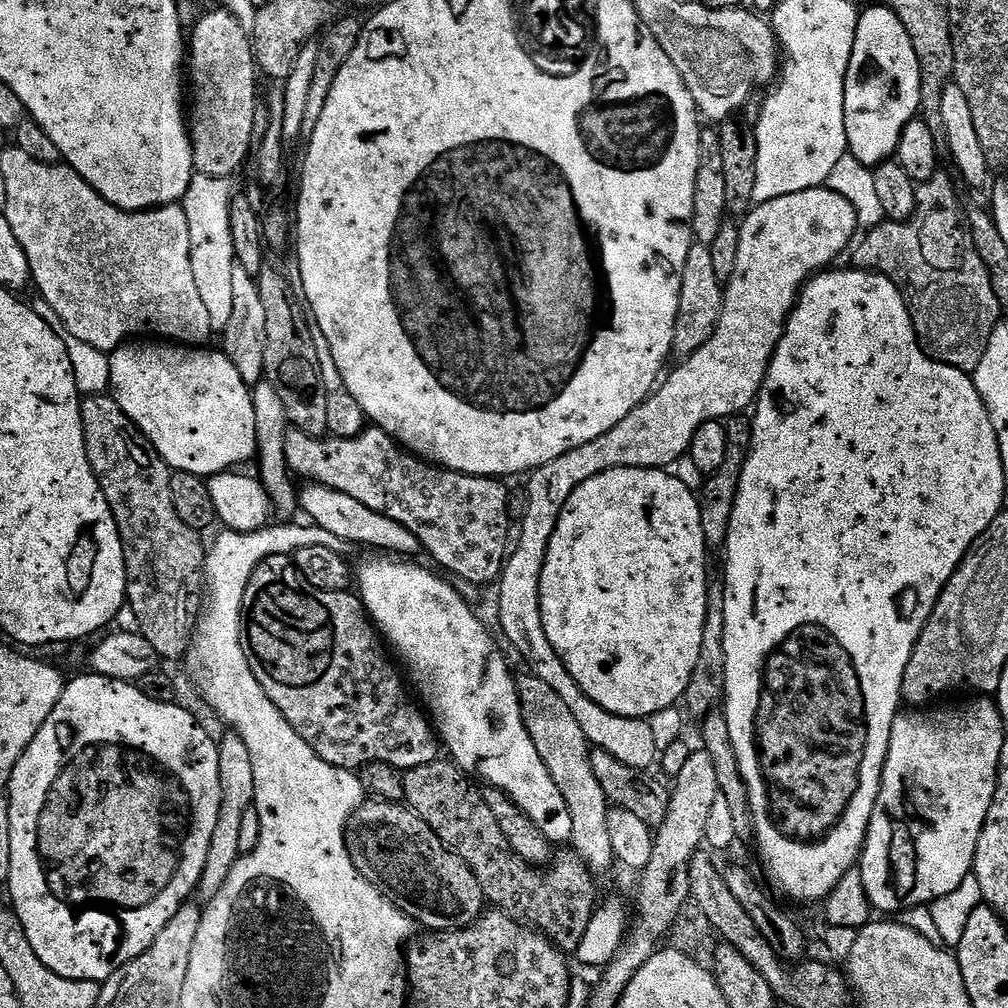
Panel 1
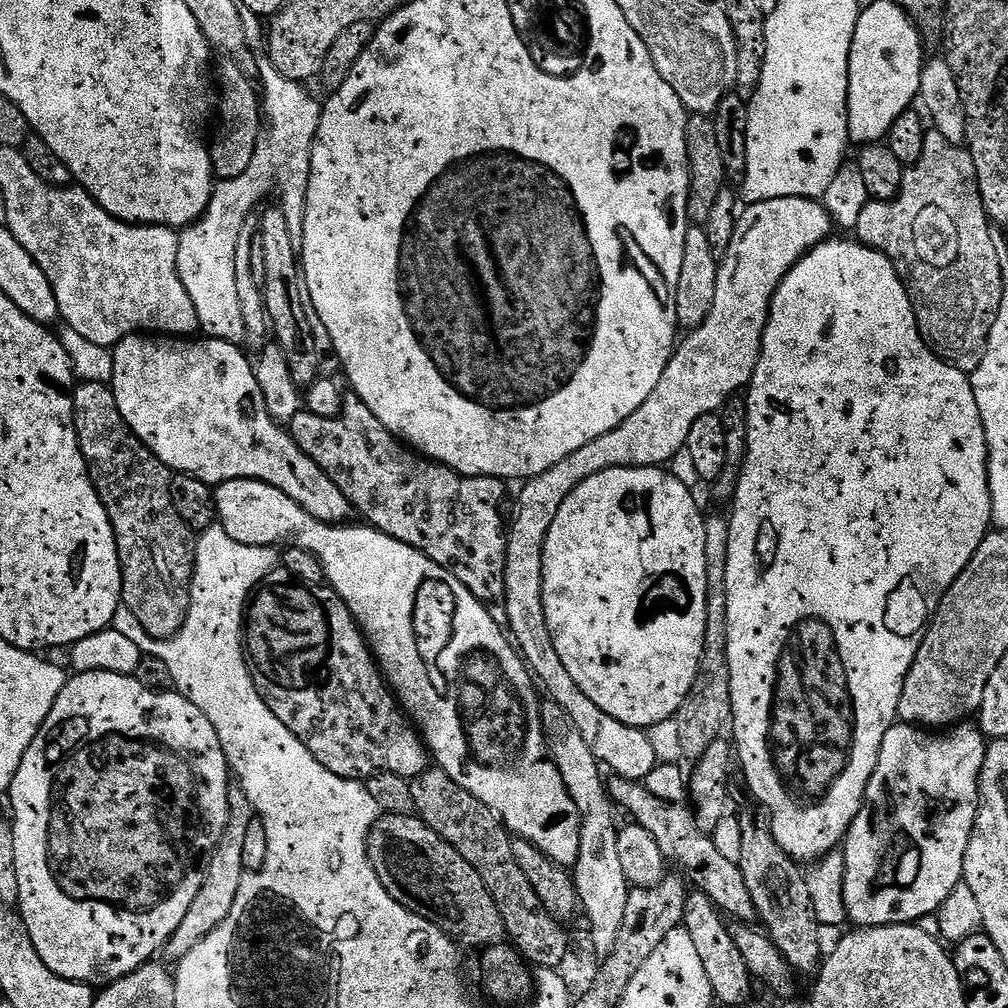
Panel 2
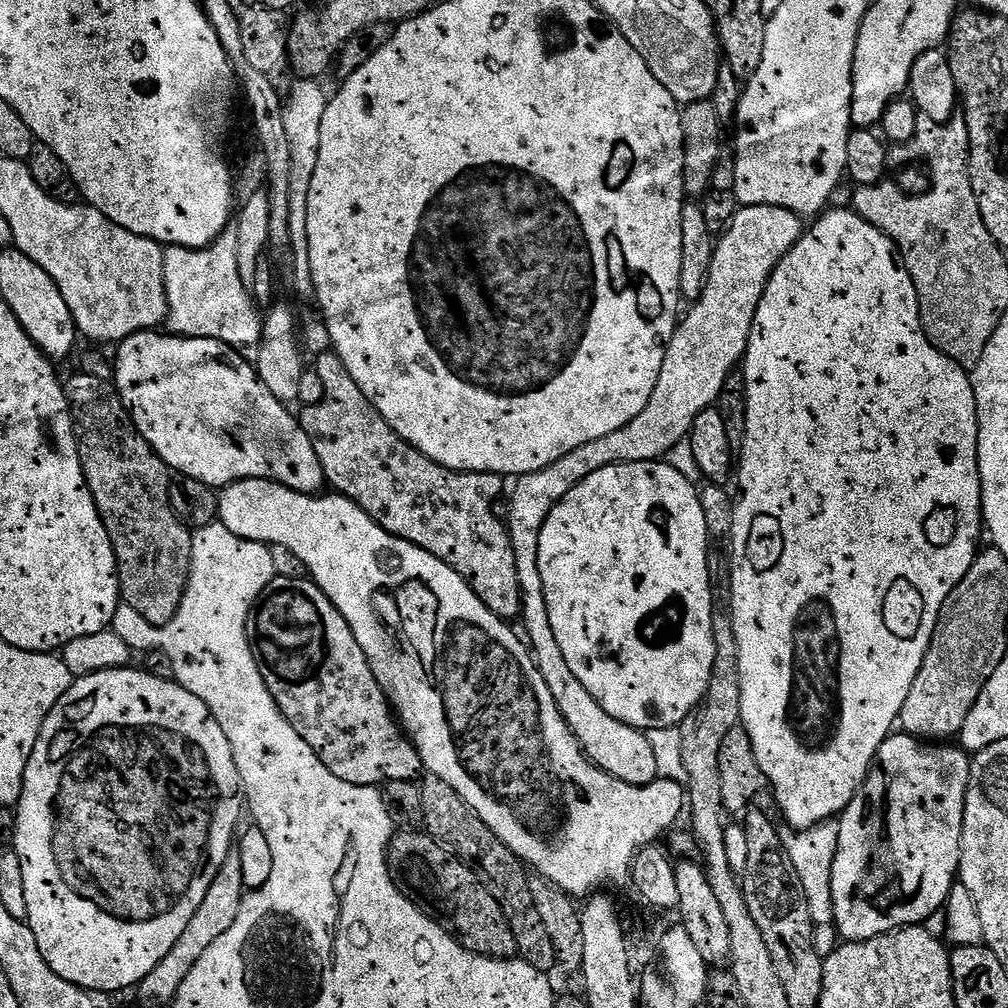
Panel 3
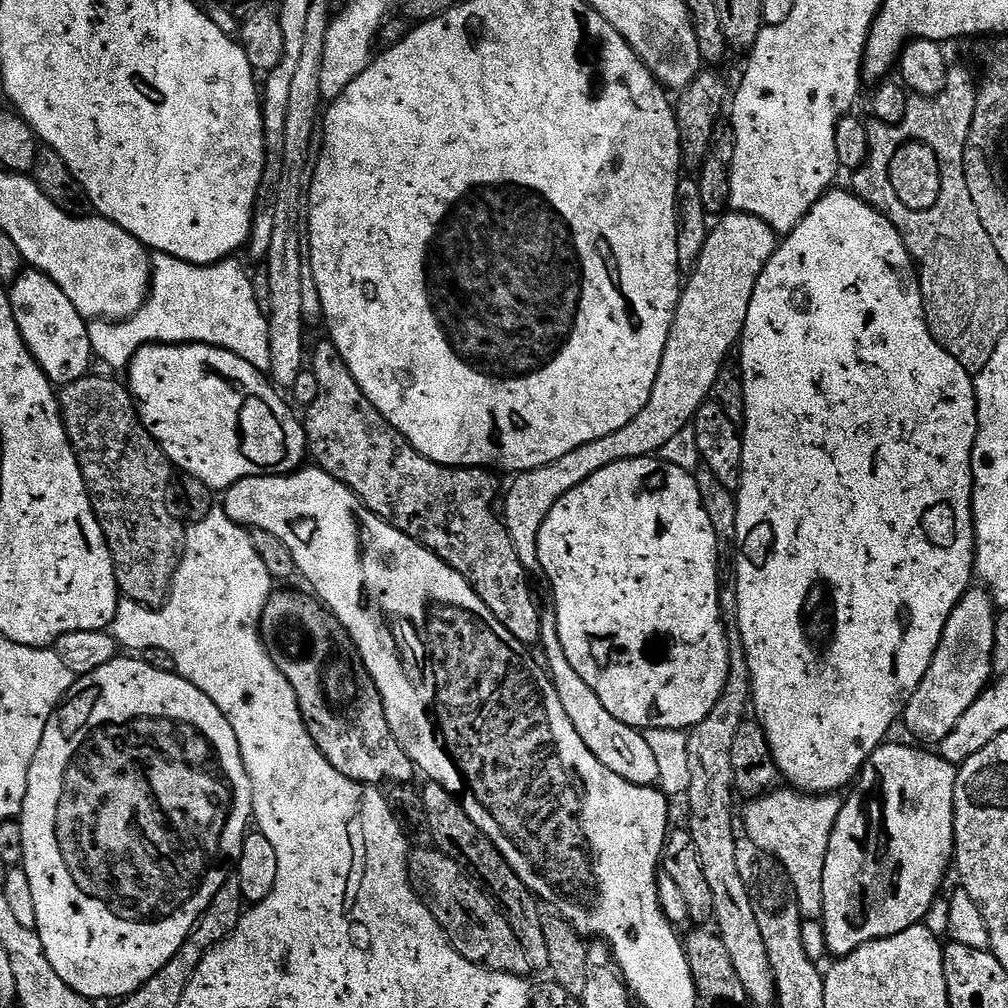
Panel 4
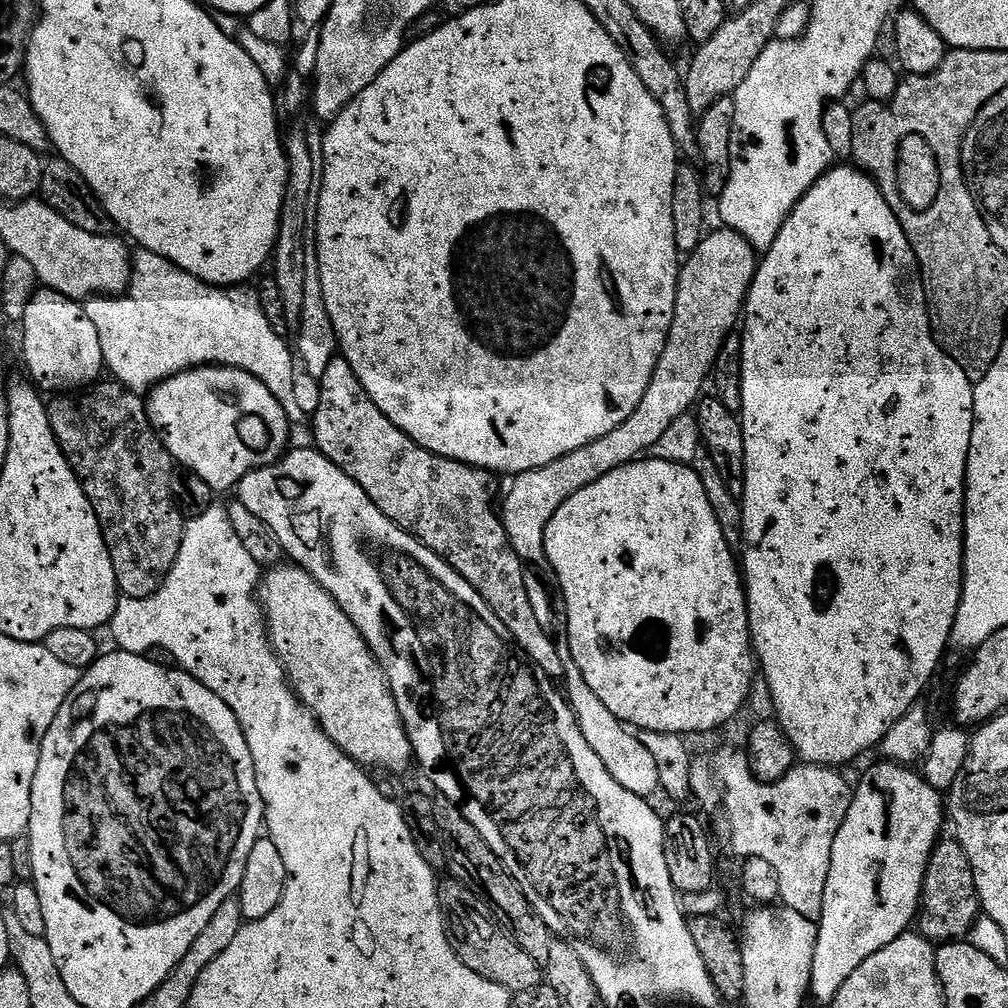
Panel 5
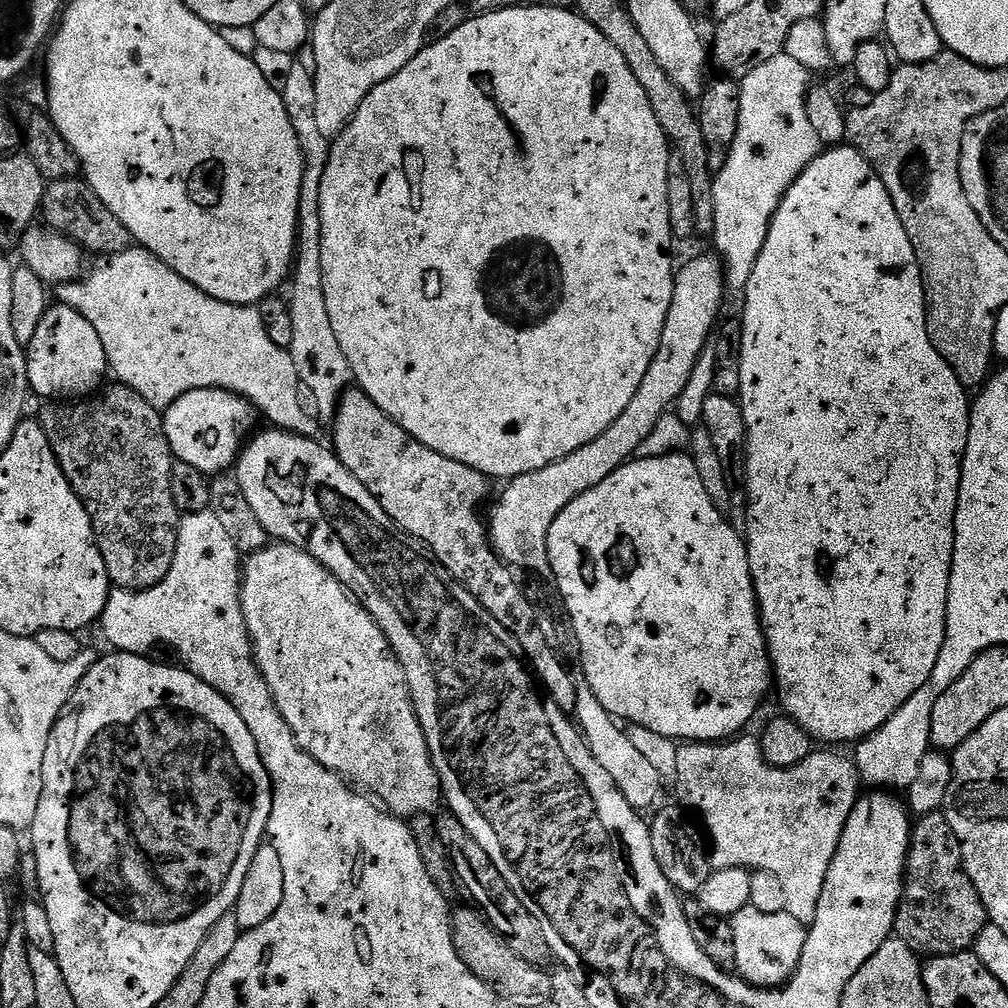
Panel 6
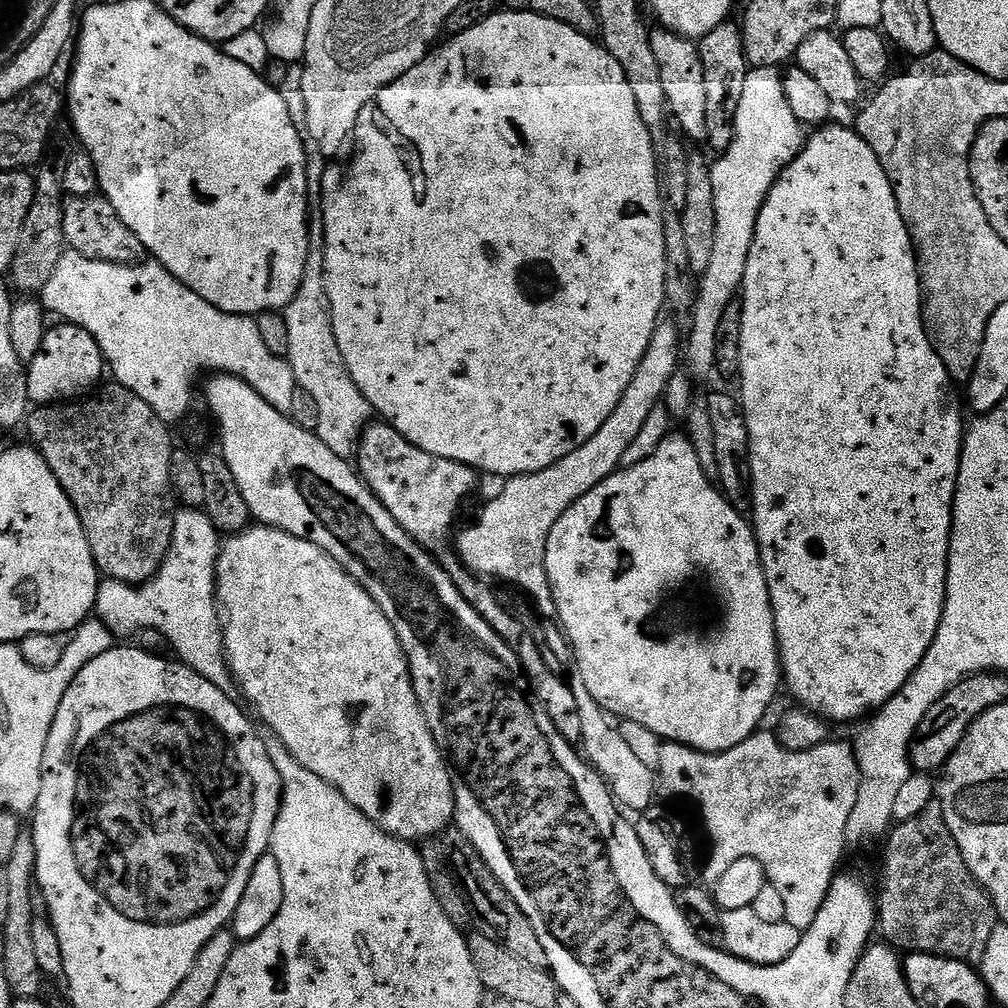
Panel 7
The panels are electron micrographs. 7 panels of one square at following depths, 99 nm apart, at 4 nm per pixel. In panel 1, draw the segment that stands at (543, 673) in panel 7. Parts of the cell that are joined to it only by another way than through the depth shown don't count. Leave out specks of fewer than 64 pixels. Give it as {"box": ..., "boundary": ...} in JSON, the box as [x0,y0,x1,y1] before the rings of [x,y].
{"box":[286,426,510,584],"boundary":[[[375,426],[365,427],[364,431],[358,433],[354,438],[325,438],[324,436],[311,436],[297,428],[288,427],[286,430],[286,462],[288,470],[293,477],[302,479],[304,482],[313,484],[321,484],[330,490],[338,490],[342,494],[350,494],[350,498],[354,498],[354,502],[362,502],[362,506],[370,506],[370,510],[374,510],[378,514],[382,514],[386,518],[392,518],[394,522],[398,522],[410,530],[410,534],[414,534],[414,538],[418,538],[421,549],[432,555],[431,563],[433,565],[441,564],[445,568],[445,573],[453,572],[457,576],[457,581],[465,580],[468,584],[488,584],[499,581],[500,572],[504,568],[504,561],[510,555],[510,536],[508,540],[508,527],[510,521],[508,511],[506,510],[506,502],[508,501],[509,489],[503,488],[499,479],[491,476],[468,476],[465,472],[452,472],[448,468],[441,468],[427,460],[421,460],[419,456],[413,456],[411,452],[400,447],[391,436],[387,436],[384,431]]]}

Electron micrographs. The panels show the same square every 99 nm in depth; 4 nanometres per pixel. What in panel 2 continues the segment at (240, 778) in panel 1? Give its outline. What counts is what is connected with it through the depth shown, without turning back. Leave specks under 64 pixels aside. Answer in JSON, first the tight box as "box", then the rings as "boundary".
{"box":[162,786,254,962],"boundary":[[[238,786],[229,787],[226,830],[222,830],[222,838],[218,842],[214,858],[210,858],[210,866],[206,870],[202,890],[198,890],[190,910],[186,913],[186,918],[182,918],[178,930],[174,930],[174,934],[162,949],[163,955],[168,955],[172,962],[186,958],[186,954],[190,954],[190,950],[194,950],[194,946],[198,946],[198,942],[202,942],[202,938],[210,934],[210,930],[222,926],[226,914],[230,914],[230,909],[234,907],[234,898],[238,898],[238,886],[242,886],[242,878],[246,875],[242,862],[242,849],[253,818],[254,809],[248,795]]]}

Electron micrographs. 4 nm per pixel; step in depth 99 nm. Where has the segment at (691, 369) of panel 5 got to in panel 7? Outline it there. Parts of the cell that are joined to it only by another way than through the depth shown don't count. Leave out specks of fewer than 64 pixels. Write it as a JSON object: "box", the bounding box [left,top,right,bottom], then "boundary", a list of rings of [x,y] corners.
{"box":[458,322,682,613],"boundary":[[[661,322],[656,325],[656,332],[650,338],[650,346],[634,378],[630,378],[630,386],[626,386],[626,394],[622,394],[622,402],[618,402],[618,406],[614,406],[614,414],[610,414],[610,418],[602,422],[602,430],[598,430],[598,434],[594,434],[590,442],[582,442],[578,450],[570,450],[570,454],[554,462],[554,466],[546,466],[546,470],[505,479],[504,489],[485,506],[480,521],[461,534],[458,551],[460,559],[464,561],[468,569],[485,578],[491,578],[493,581],[505,580],[508,584],[517,584],[522,591],[532,595],[538,611],[555,613],[556,599],[552,593],[552,583],[544,569],[546,542],[550,538],[550,530],[554,530],[554,522],[558,522],[558,518],[562,518],[562,514],[566,514],[566,510],[570,510],[570,506],[574,506],[578,498],[590,494],[594,486],[598,486],[618,471],[626,450],[632,445],[634,438],[638,438],[646,418],[650,418],[650,410],[658,407],[672,377],[677,375],[679,368],[676,367],[679,364],[682,364],[682,332],[680,336],[679,330],[674,325]]]}

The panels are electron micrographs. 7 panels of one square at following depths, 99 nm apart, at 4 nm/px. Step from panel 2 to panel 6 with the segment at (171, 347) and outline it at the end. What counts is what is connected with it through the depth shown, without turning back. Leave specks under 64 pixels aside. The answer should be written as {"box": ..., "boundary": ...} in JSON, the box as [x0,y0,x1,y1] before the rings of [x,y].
{"box":[162,388,258,474],"boundary":[[[224,388],[190,390],[190,394],[182,394],[182,398],[163,409],[162,415],[164,433],[173,457],[205,474],[227,473],[240,459],[241,451],[258,421],[258,412],[251,400]]]}

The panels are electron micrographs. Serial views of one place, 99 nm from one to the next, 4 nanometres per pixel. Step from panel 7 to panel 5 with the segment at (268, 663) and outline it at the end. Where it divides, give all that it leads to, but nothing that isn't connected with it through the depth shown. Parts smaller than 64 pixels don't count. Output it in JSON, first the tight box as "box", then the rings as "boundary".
{"box":[258,566,414,772],"boundary":[[[277,566],[269,568],[263,573],[262,579],[258,585],[258,599],[260,607],[264,613],[266,627],[268,629],[268,638],[272,642],[272,648],[276,652],[276,657],[280,659],[280,665],[284,668],[285,677],[296,696],[300,699],[301,704],[316,717],[316,721],[320,723],[320,729],[328,735],[340,749],[347,754],[357,765],[363,766],[365,769],[373,770],[377,768],[380,772],[404,772],[408,767],[413,767],[414,757],[412,754],[412,743],[404,729],[402,718],[398,714],[398,706],[392,697],[392,691],[388,685],[388,680],[384,676],[384,669],[376,660],[376,656],[370,650],[370,646],[362,638],[362,634],[358,630],[358,626],[354,626],[354,622],[350,622],[348,615],[342,610],[342,606],[338,606],[338,602],[326,590],[322,590],[322,586],[318,586],[318,582],[306,569],[299,566]]]}

